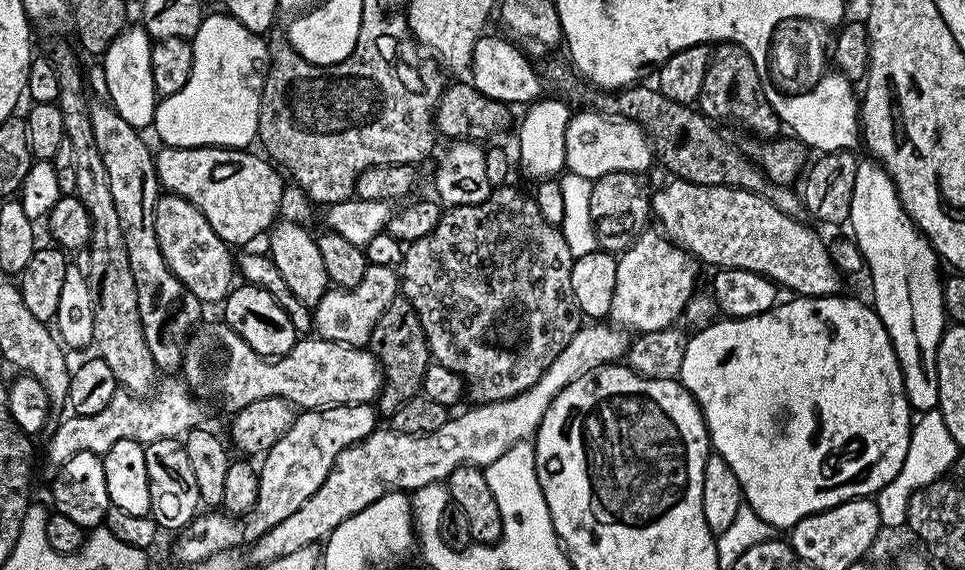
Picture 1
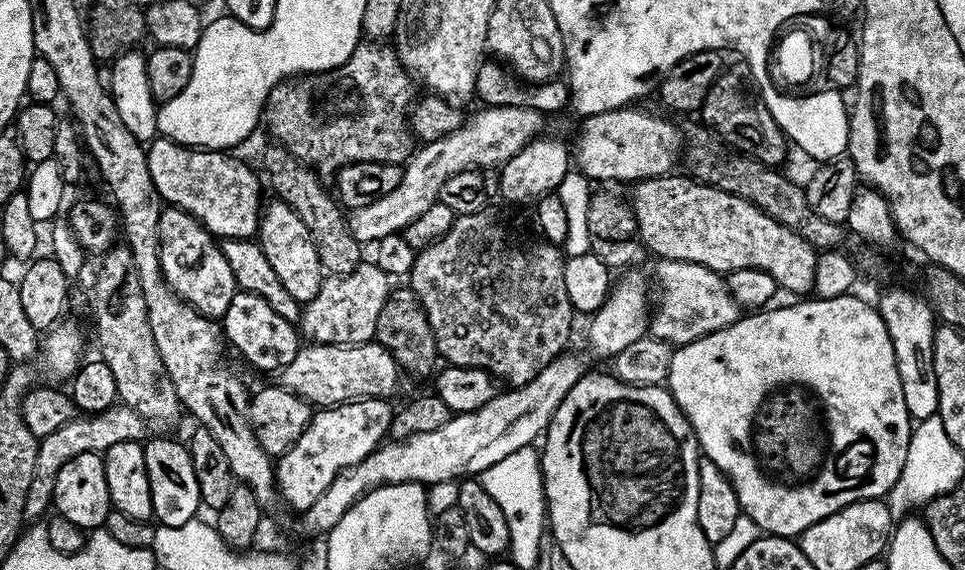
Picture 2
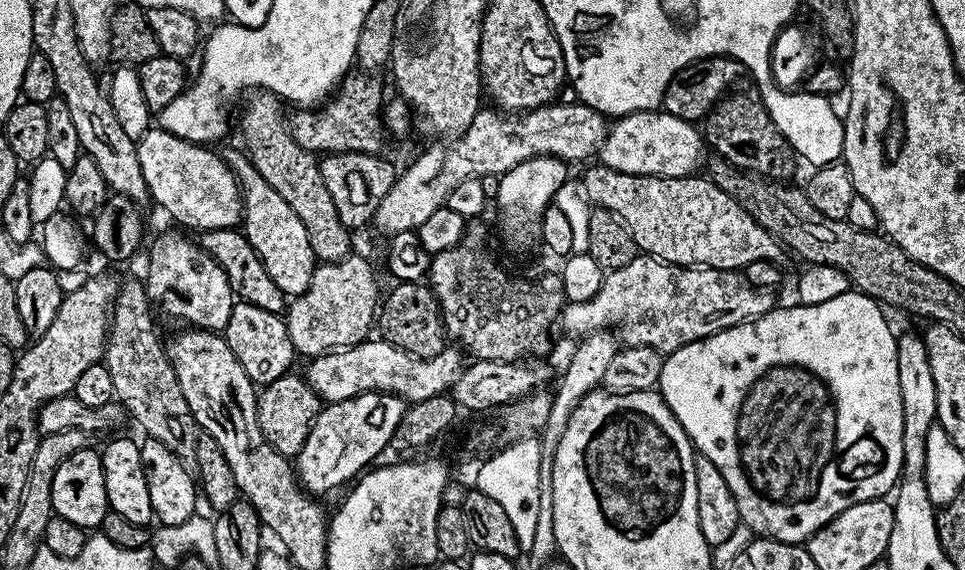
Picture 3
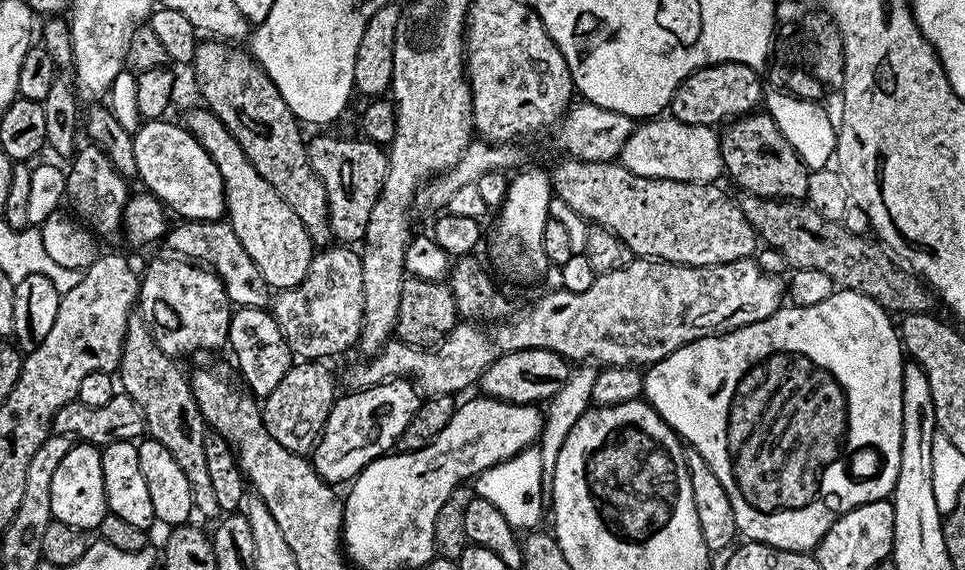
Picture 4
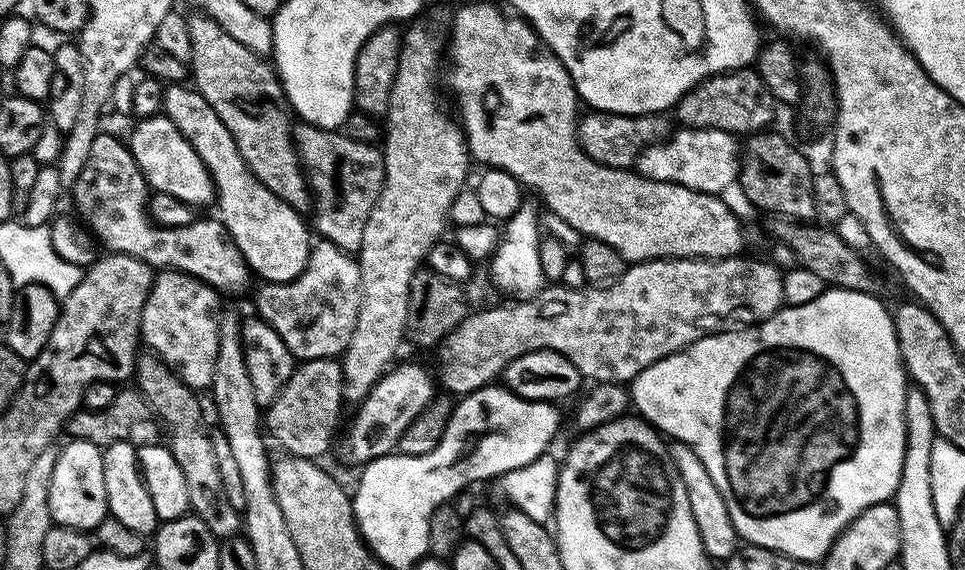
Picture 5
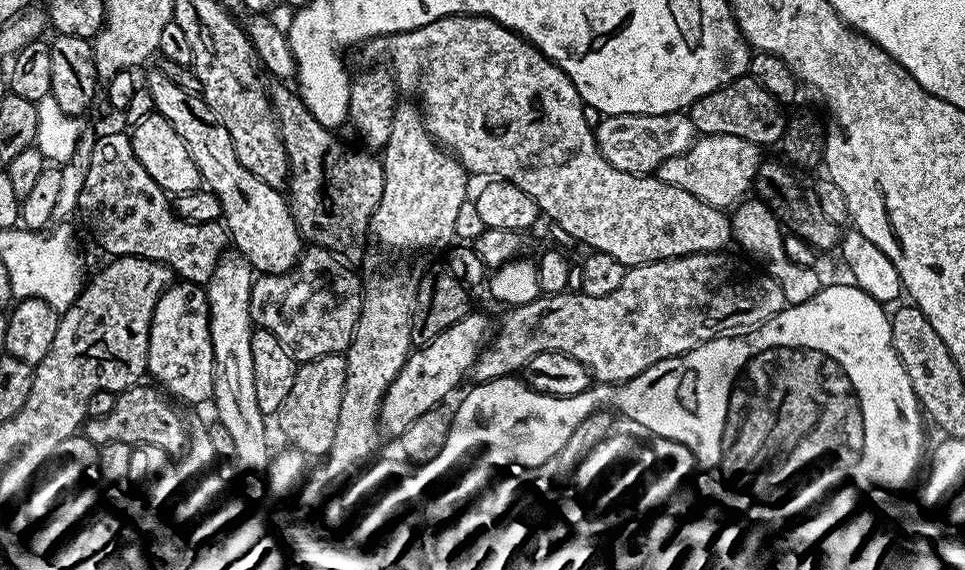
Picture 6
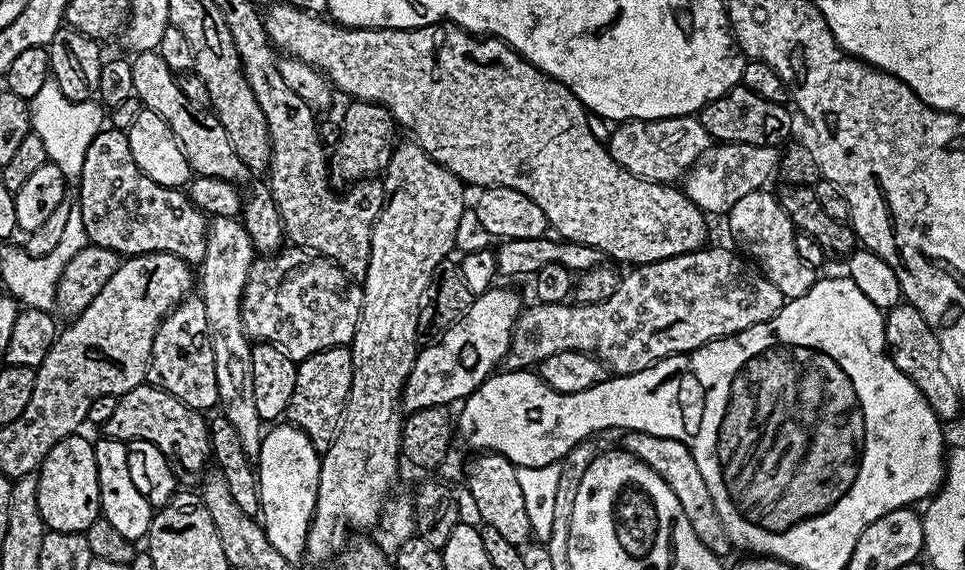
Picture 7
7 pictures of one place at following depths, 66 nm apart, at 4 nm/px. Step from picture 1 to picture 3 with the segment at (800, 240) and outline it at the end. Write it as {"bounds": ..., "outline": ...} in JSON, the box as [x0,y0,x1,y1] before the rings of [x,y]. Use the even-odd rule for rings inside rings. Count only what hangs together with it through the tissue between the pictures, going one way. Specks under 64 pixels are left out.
{"bounds":[582,167,781,270],"outline":[[[595,167],[582,177],[585,194],[595,207],[610,210],[628,227],[641,253],[668,264],[725,270],[742,270],[750,262],[781,259],[780,241],[758,226],[710,178],[700,174],[639,176]]]}

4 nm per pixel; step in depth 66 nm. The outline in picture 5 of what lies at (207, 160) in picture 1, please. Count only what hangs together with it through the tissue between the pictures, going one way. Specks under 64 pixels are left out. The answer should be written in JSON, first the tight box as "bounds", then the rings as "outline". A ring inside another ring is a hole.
{"bounds":[130,114,216,206],"outline":[[[163,114],[140,120],[137,125],[132,132],[130,147],[133,158],[148,180],[149,189],[165,192],[193,206],[211,205],[216,194],[212,176],[178,126],[174,126],[174,122],[170,122],[170,118]]]}

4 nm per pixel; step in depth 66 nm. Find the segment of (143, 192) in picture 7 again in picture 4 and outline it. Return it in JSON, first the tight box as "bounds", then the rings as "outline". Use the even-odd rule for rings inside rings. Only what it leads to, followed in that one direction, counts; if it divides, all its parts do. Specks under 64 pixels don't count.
{"bounds":[64,143,274,308],"outline":[[[85,143],[85,148],[72,156],[66,168],[64,178],[64,195],[69,209],[97,237],[112,236],[121,231],[124,222],[124,206],[128,202],[130,189],[129,181],[110,162],[110,158],[94,143]],[[70,165],[70,166],[69,166]],[[223,219],[193,220],[180,222],[167,233],[166,241],[173,248],[177,257],[191,263],[201,265],[213,272],[222,282],[228,295],[228,301],[236,308],[262,308],[271,305],[274,296],[267,282],[262,278],[258,266],[254,266],[254,258],[246,254],[246,246],[242,246],[238,234],[234,234],[231,224]]]}

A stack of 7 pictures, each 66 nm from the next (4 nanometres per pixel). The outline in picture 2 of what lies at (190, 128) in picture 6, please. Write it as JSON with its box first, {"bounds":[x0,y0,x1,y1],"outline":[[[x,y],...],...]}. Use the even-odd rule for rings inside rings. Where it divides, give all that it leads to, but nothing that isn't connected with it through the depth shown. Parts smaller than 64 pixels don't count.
{"bounds":[258,199,326,306],"outline":[[[273,199],[273,204],[263,209],[260,218],[258,243],[266,254],[270,266],[274,266],[274,274],[278,274],[278,282],[286,286],[286,294],[294,298],[301,306],[309,304],[318,294],[326,275],[322,262],[318,258],[318,250],[312,241],[310,230],[306,230],[306,222],[298,218],[291,204],[283,200]]]}

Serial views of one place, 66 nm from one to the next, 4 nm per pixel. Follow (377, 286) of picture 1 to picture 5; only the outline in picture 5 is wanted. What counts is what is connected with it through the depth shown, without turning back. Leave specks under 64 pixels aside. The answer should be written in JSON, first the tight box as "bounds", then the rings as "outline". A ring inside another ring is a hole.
{"bounds":[256,238,360,361],"outline":[[[320,238],[312,244],[312,253],[308,255],[308,265],[298,279],[289,284],[261,283],[260,293],[256,296],[256,308],[259,319],[265,320],[270,327],[286,342],[297,361],[327,360],[339,357],[346,350],[354,334],[354,326],[360,309],[360,265],[349,253],[329,240]]]}

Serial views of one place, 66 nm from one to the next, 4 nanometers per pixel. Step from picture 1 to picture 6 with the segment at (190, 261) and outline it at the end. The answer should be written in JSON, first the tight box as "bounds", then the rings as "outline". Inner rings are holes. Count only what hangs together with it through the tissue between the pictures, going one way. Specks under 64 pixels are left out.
{"bounds":[147,283,216,404],"outline":[[[173,283],[158,298],[158,306],[154,306],[148,339],[147,375],[153,376],[151,379],[177,401],[204,404],[212,400],[216,363],[208,318],[208,294],[198,284]]]}

